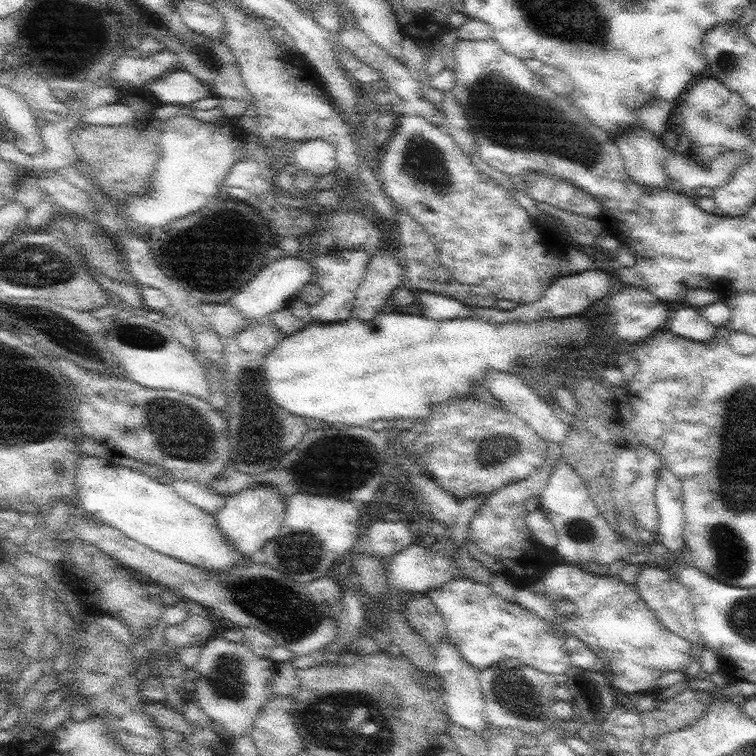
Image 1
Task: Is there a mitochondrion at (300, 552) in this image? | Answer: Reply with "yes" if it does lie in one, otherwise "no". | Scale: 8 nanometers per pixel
yes

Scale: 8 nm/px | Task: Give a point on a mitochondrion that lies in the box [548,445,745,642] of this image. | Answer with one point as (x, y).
(579, 529)

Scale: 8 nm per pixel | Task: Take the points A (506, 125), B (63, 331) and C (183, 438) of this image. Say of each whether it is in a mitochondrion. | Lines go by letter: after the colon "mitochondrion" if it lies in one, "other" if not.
A: mitochondrion
B: mitochondrion
C: mitochondrion

